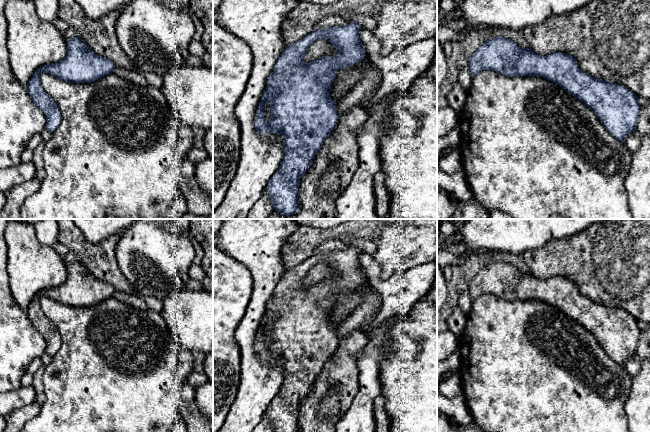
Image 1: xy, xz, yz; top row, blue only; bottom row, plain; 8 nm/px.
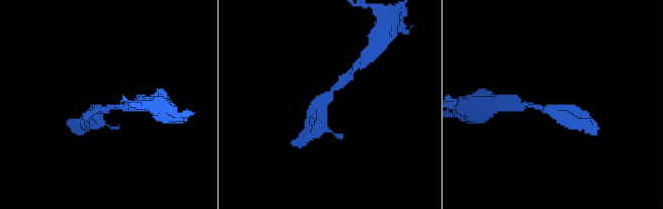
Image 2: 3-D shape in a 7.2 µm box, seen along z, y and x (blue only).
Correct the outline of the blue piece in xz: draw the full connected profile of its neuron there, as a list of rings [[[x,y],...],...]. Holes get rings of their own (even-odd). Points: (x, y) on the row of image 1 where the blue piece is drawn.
[[[351,21],[347,26],[313,30],[296,43],[287,45],[266,82],[256,110],[254,126],[264,138],[269,138],[271,133],[280,133],[283,137],[282,161],[265,188],[275,211],[280,214],[289,216],[298,213],[300,180],[321,149],[325,139],[337,125],[339,115],[337,105],[330,97],[330,89],[339,69],[357,65],[366,56],[359,36],[361,27],[359,23]],[[322,38],[328,39],[338,50],[338,54],[305,63],[306,52],[311,44]],[[268,102],[270,103],[271,119],[267,123],[264,114]]]

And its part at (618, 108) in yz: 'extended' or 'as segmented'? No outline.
as segmented

